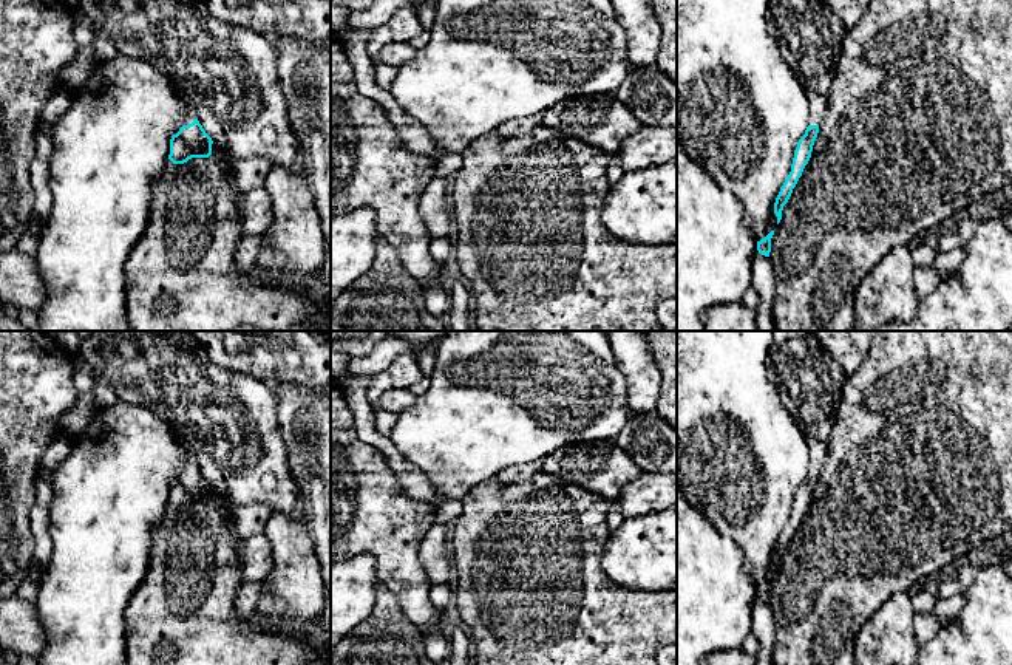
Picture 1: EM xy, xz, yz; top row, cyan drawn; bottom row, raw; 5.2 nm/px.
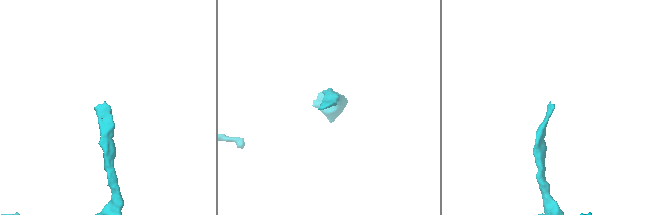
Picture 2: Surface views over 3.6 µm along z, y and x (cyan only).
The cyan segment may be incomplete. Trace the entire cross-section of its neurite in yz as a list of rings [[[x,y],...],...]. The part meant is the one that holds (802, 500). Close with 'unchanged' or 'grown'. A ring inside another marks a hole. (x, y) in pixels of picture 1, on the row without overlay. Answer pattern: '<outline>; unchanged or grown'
[[[811,441],[808,473],[805,476],[805,481],[797,489],[791,510],[791,518],[785,526],[783,532],[780,534],[780,538],[774,549],[774,560],[777,563],[777,571],[782,566],[783,552],[788,549],[793,535],[796,534],[805,512],[811,504],[813,492],[819,479],[819,470],[824,466],[825,459],[827,459],[827,442]]]; grown

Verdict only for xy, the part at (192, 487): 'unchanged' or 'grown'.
grown

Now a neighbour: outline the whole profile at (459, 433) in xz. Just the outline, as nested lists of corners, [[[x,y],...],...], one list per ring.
[[[451,331],[436,343],[436,360],[430,376],[428,391],[419,396],[411,407],[397,413],[397,422],[389,438],[400,455],[428,476],[440,503],[443,503],[464,500],[473,487],[494,478],[504,469],[528,464],[536,459],[542,461],[567,444],[613,439],[630,416],[627,379],[616,367],[616,360],[603,331]]]

